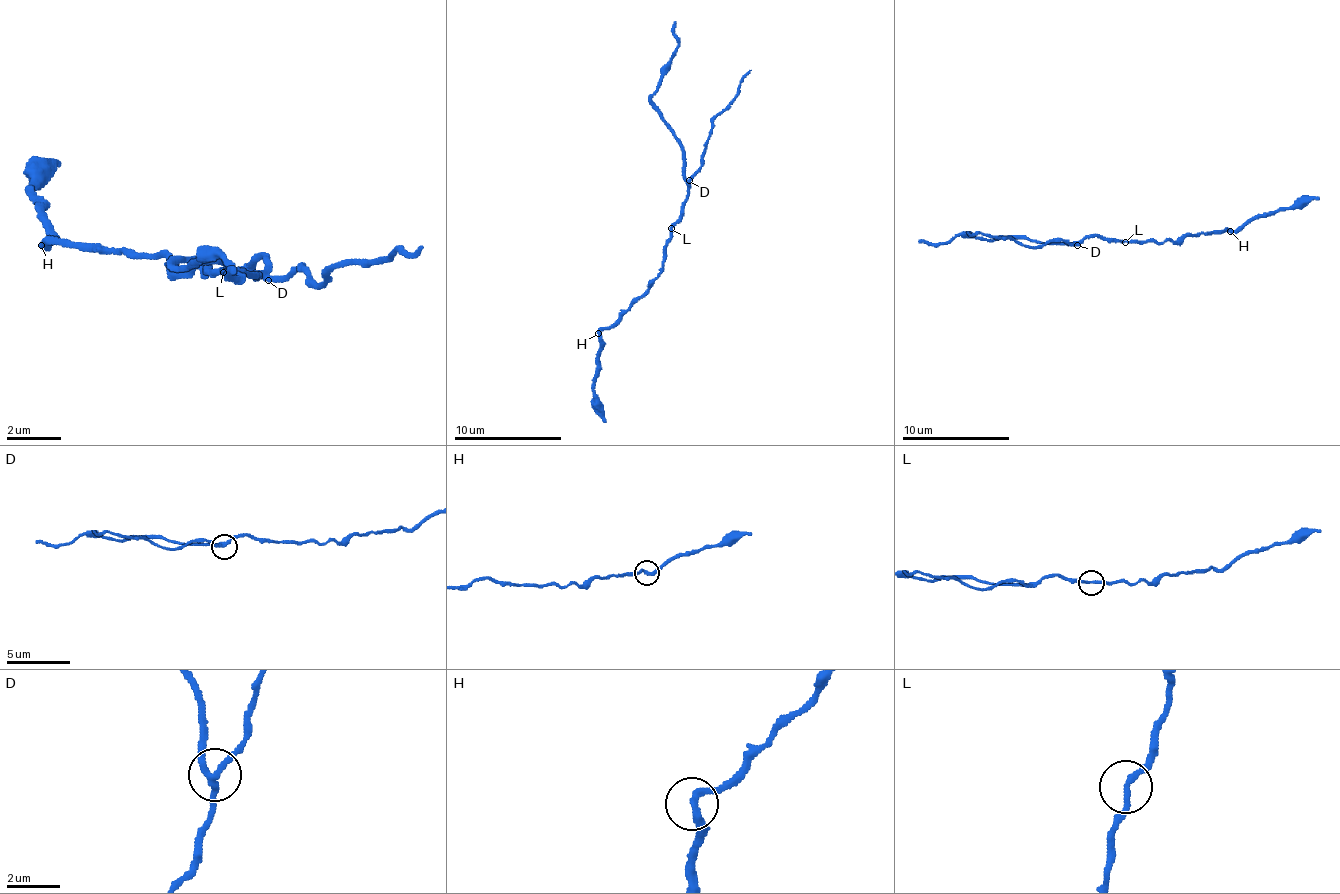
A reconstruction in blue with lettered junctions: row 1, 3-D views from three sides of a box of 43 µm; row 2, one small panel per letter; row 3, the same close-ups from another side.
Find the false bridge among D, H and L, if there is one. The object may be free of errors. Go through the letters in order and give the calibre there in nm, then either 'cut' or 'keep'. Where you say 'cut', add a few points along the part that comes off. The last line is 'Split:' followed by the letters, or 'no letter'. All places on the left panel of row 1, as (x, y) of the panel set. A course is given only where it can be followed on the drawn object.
D: 240 nm thick; cut; foreign part runs (270, 279), (303, 272), (323, 279), (424, 245)
H: 260 nm thick; keep
L: 200 nm thick; keep
Split: D

